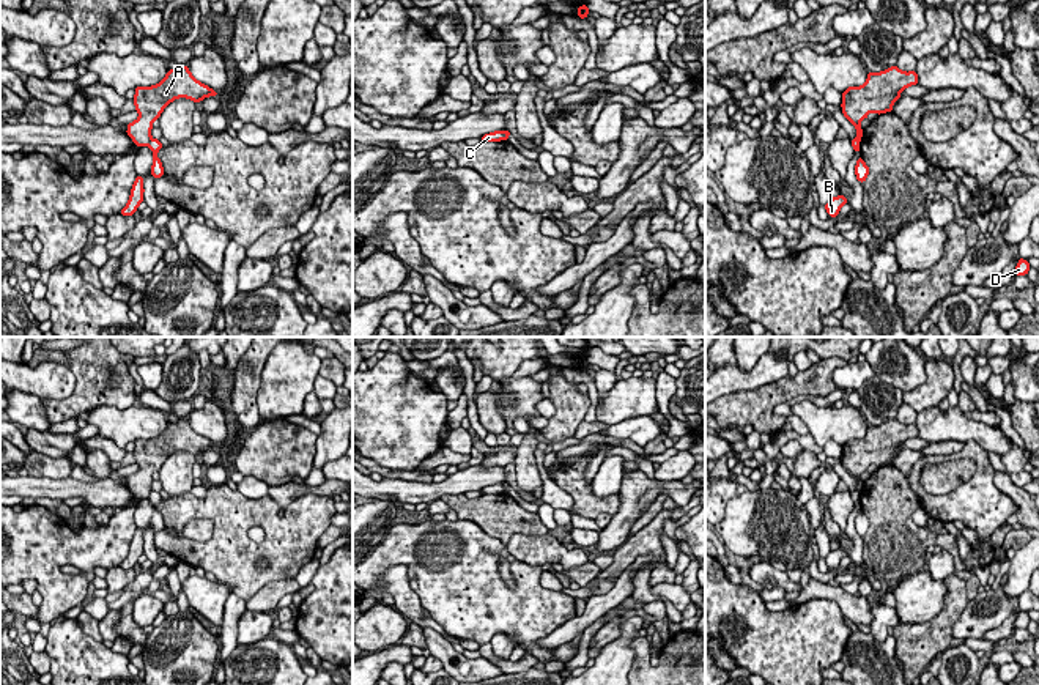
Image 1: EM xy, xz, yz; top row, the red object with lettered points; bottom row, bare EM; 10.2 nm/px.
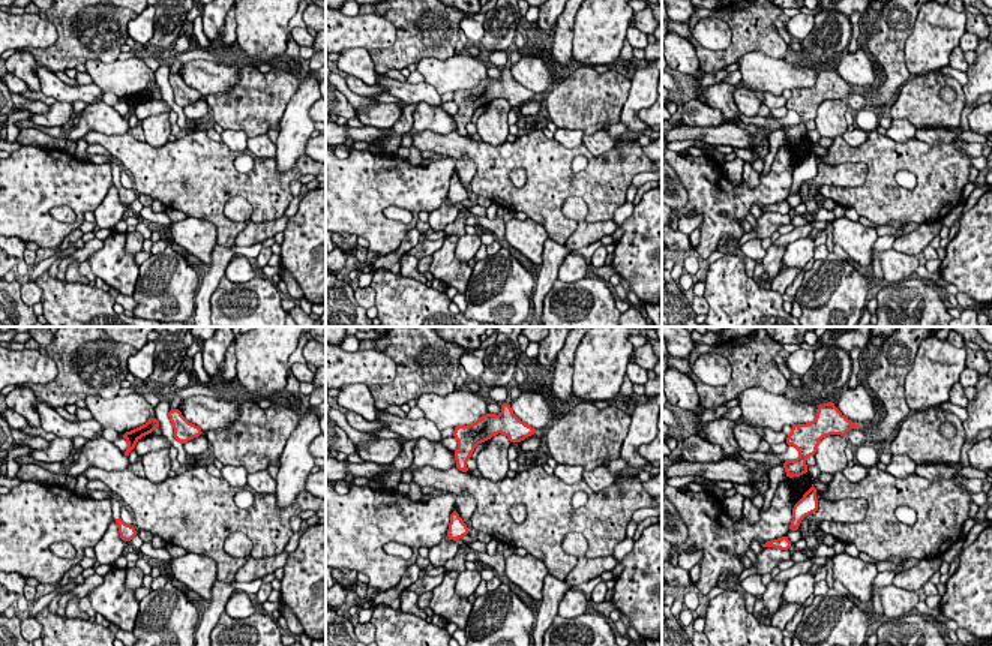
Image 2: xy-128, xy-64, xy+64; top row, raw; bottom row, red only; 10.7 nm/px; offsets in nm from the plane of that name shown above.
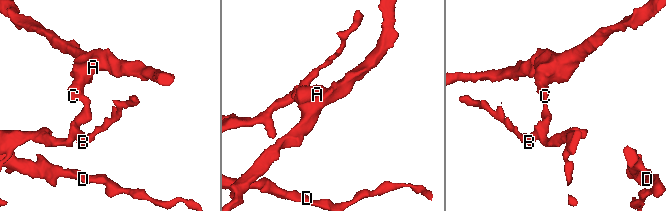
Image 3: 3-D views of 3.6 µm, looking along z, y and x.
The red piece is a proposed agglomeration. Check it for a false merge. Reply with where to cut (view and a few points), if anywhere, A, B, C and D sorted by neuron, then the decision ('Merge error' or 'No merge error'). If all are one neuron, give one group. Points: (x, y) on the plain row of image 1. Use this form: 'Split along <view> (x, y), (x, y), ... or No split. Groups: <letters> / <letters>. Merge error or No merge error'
Split along xy (151, 492), (147, 498). Groups: A C / B D. Merge error

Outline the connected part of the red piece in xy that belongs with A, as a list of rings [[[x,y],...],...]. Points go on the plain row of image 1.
[[[189,419],[168,422],[167,428],[153,439],[137,439],[134,458],[139,471],[128,477],[126,487],[137,499],[148,499],[151,493],[153,474],[159,472],[164,461],[178,450],[187,450],[198,457],[208,449],[219,449],[213,441],[198,435],[189,424]]]

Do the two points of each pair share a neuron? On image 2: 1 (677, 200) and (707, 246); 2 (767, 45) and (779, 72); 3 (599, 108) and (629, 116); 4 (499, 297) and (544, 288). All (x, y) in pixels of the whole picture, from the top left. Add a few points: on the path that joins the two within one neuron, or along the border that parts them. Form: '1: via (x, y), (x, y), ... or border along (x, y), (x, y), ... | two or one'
1: border along (677, 176), (686, 191), (686, 203), (680, 209) | two
2: border along (785, 57), (748, 51), (739, 59) | two
3: border along (629, 78), (631, 89), (619, 122) | two
4: border along (536, 276), (530, 311) | two

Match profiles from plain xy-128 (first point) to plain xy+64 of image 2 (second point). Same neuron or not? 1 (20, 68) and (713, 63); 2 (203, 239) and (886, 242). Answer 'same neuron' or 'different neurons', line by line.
1: different neurons
2: different neurons

